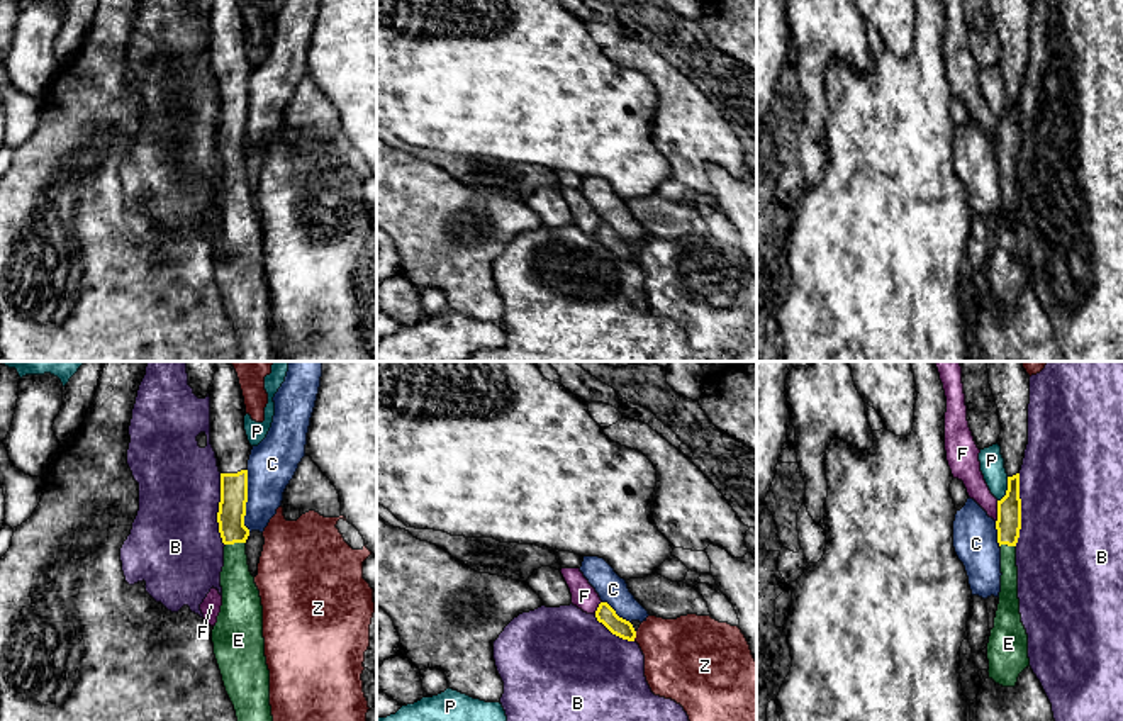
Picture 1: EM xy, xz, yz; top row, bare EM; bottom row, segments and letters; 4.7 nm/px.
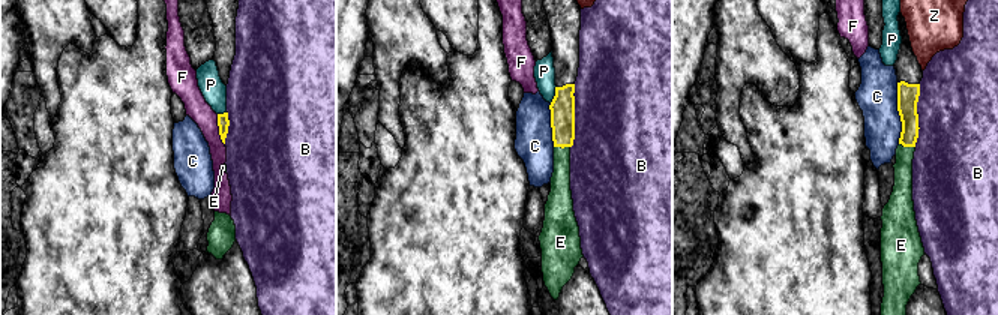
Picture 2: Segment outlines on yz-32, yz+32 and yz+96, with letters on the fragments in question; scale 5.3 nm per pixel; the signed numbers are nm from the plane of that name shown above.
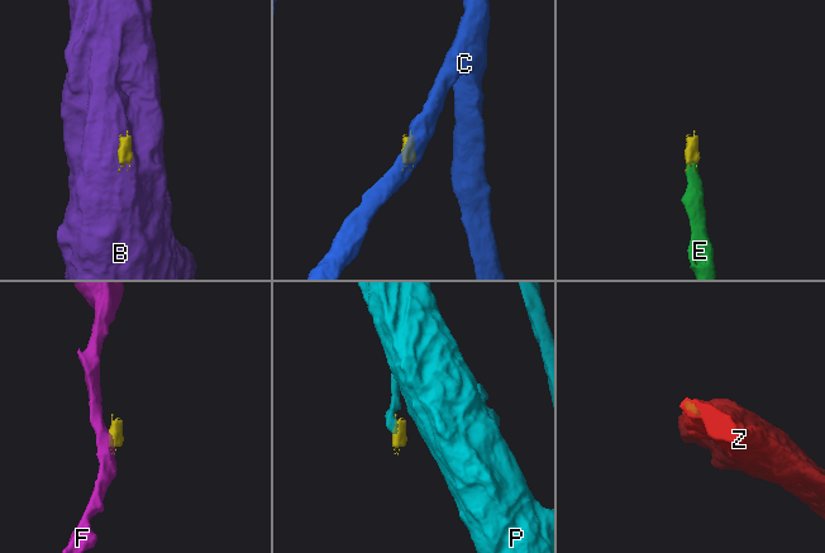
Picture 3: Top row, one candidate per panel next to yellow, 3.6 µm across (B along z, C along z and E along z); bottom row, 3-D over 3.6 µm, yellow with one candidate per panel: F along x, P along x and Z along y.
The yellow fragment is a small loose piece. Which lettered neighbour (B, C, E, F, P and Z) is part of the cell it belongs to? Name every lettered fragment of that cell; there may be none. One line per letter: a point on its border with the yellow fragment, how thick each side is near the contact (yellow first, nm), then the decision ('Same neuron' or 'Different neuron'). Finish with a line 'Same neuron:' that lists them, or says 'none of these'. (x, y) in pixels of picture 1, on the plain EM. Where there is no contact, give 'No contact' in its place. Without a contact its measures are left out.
B: Touches yellow at yz (1020, 129). Thickness 120 nm (yellow) against 480 nm. Different neuron
C: Touches yellow at xy (246, 121). Thickness 130 nm (yellow) against 220 nm. Different neuron
E: Touches yellow at xy (234, 162). Thickness 130 nm (yellow) against 180 nm. Same neuron
F: Touches yellow at yz (998, 131). Thickness 120 nm (yellow) against 130 nm. Different neuron
P: Touches yellow at yz (1008, 109). Thickness 120 nm (yellow) against 110 nm. Different neuron
Z: Touches yellow at xz (635, 257). Thickness 90 nm (yellow) against 360 nm. Different neuron
Same neuron: E

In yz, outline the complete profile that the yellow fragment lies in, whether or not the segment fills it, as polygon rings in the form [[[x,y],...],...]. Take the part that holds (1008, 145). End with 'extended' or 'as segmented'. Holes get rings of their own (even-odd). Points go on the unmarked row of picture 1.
[[[989,0],[997,36],[1001,42],[1001,54],[997,64],[1004,78],[1008,93],[1006,115],[997,120],[997,163],[1001,168],[1001,212],[987,263],[989,299],[1003,307],[1014,307],[1020,293],[1030,287],[1028,278],[1028,254],[1021,243],[1020,219],[1018,219],[1018,187],[1016,187],[1016,163],[1021,149],[1021,119],[1020,119],[1020,90],[1028,64],[1028,24],[1030,24],[1030,0]]]; extended

